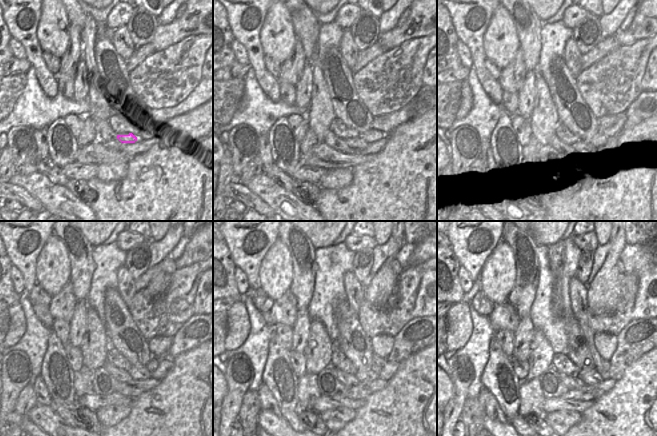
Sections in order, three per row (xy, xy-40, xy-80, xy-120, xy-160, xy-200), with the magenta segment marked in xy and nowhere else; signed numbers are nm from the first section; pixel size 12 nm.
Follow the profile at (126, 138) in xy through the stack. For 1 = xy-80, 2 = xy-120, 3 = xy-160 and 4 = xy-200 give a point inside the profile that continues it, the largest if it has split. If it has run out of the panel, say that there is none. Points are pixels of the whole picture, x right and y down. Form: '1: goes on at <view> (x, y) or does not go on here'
1: goes on at xy-80 (584, 146)
2: goes on at xy-120 (137, 373)
3: goes on at xy-160 (363, 376)
4: goes on at xy-200 (591, 378)

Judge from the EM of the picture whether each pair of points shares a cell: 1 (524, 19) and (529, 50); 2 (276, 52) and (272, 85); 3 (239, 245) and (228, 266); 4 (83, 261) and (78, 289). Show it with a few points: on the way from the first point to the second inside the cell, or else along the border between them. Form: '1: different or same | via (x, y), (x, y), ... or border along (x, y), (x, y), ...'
1: same | via (528, 27), (529, 42)
2: different | border along (259, 32), (261, 49), (265, 55)
3: different | border along (223, 240), (236, 266)
4: same | via (83, 268), (81, 282)

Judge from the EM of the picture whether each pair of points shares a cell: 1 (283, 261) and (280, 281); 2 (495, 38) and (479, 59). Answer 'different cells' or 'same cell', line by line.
1: same cell
2: different cells

